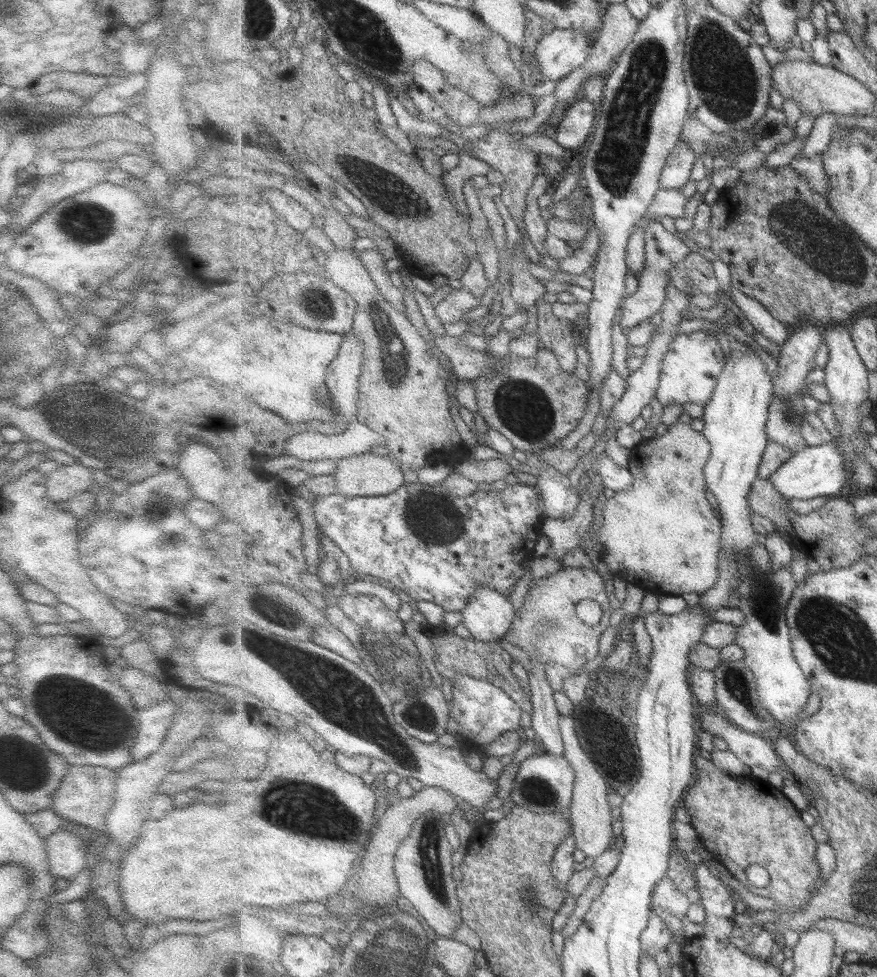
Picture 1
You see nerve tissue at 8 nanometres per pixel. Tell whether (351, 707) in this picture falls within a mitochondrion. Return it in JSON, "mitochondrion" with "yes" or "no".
{"mitochondrion":"yes"}

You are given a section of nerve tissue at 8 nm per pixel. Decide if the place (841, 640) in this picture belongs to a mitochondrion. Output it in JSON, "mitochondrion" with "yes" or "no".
{"mitochondrion":"yes"}

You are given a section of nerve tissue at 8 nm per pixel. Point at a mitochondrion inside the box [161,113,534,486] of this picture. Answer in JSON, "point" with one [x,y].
{"point":[393,364]}

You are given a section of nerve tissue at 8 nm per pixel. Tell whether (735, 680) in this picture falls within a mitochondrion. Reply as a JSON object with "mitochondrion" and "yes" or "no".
{"mitochondrion":"yes"}

